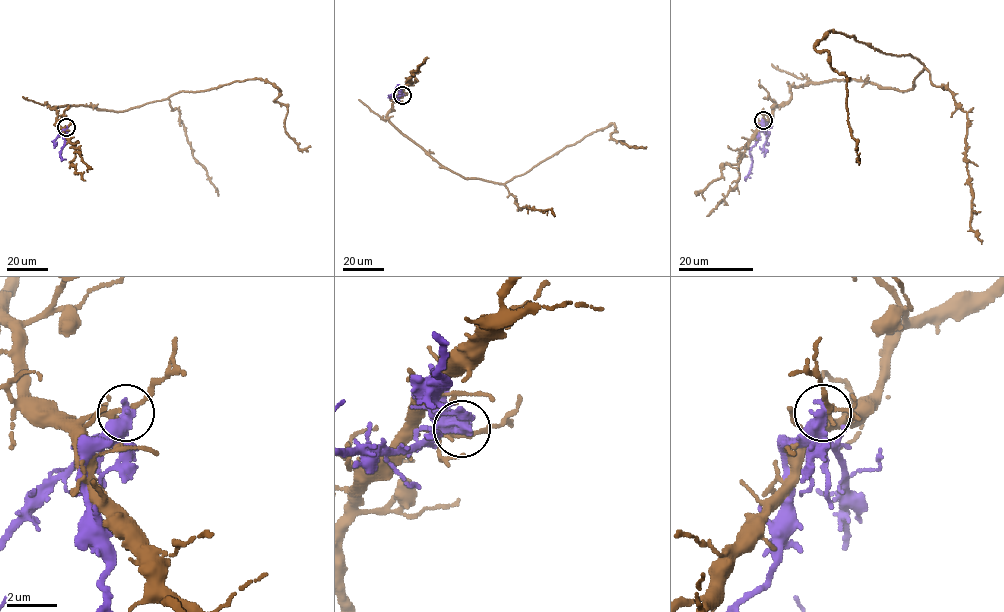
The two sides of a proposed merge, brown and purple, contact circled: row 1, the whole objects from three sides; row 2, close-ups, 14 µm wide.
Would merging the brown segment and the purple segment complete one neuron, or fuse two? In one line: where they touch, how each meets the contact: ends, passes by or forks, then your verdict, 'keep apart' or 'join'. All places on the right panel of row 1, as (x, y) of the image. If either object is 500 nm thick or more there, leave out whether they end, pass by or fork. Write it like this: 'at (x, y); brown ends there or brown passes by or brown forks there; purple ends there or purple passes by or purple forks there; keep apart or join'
at (763, 120); keep apart

